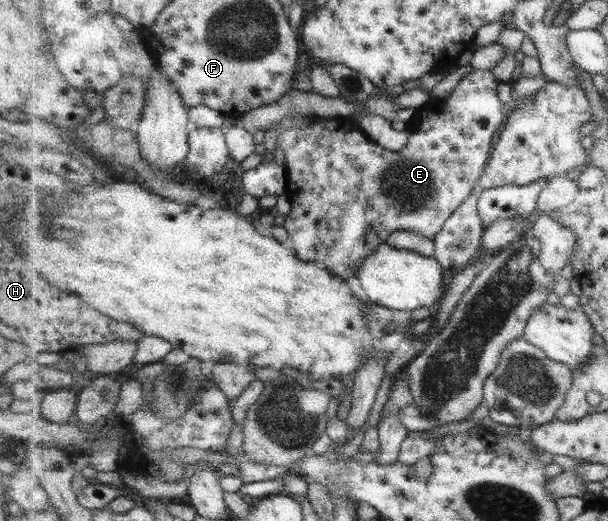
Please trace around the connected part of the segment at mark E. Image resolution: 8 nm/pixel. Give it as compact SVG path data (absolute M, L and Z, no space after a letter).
M473 70L472 72L467 72L467 77L462 78L459 82L459 85L457 88L452 92L451 96L446 99L446 102L444 103L444 106L428 106L424 109L421 109L419 111L419 114L413 119L412 122L407 123L408 124L408 131L411 134L411 141L410 144L403 149L403 151L391 151L386 148L383 148L383 145L379 145L379 143L375 143L373 141L373 137L369 137L369 133L365 133L365 129L361 128L361 125L358 124L358 121L354 119L353 116L350 116L346 112L341 115L340 117L322 117L322 116L315 116L312 115L305 115L304 113L292 113L292 115L288 115L288 117L282 118L282 121L279 123L274 123L272 127L268 127L268 129L275 128L277 129L280 134L278 136L279 144L281 149L283 149L286 157L286 163L288 166L288 174L289 174L289 183L288 183L288 191L286 194L290 198L290 201L292 203L292 210L289 215L286 216L285 221L285 227L288 230L289 236L292 238L292 241L294 242L294 248L296 249L295 253L298 254L298 257L303 259L305 262L320 262L321 264L325 264L333 274L337 274L337 276L340 276L343 279L348 279L349 281L356 282L356 279L359 277L359 273L361 273L361 269L363 269L363 263L365 263L365 259L369 259L371 257L371 254L373 252L376 252L376 249L384 243L388 243L388 239L392 236L392 233L395 233L396 231L410 231L410 232L417 232L423 235L426 235L430 238L436 238L437 235L439 235L441 232L444 231L445 224L448 223L448 219L452 217L452 215L467 201L471 195L473 195L475 189L479 187L479 183L482 180L482 177L485 173L486 168L491 163L492 155L495 151L493 151L493 145L495 145L495 135L497 135L497 131L501 129L501 127L505 124L505 121L509 118L505 116L505 110L506 104L504 101L501 101L500 98L500 81L497 79L497 74L493 73L491 70Z

